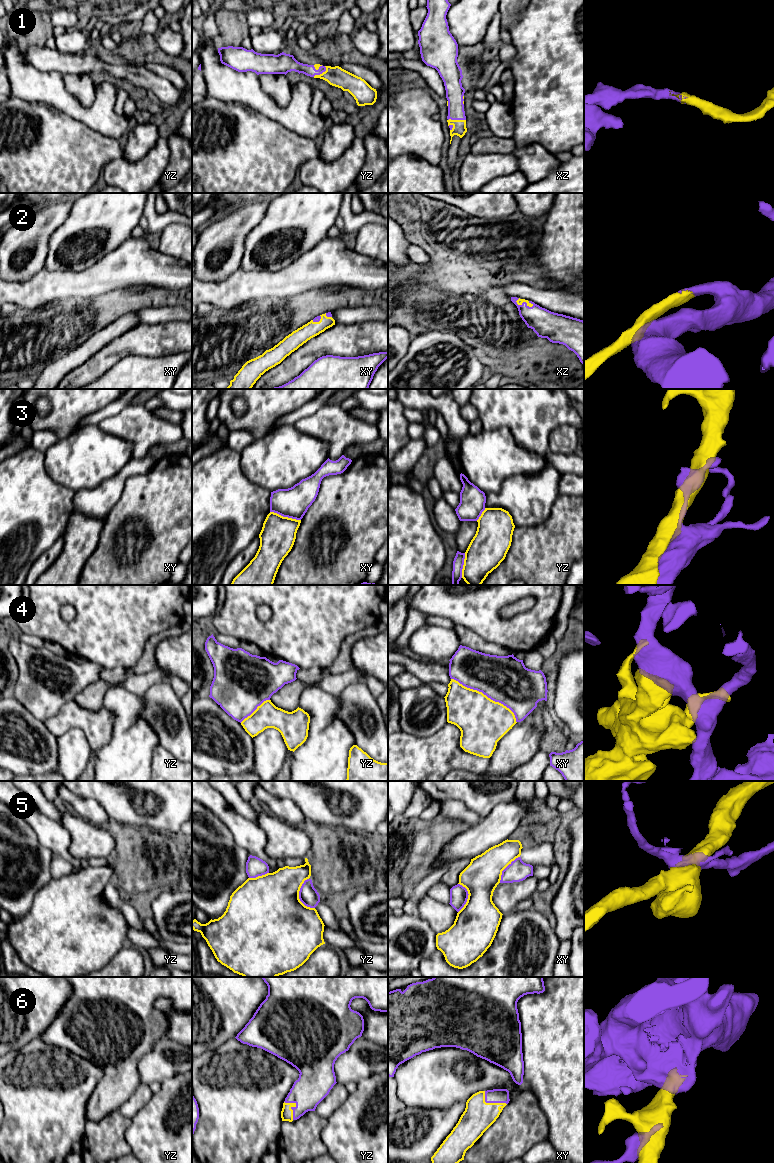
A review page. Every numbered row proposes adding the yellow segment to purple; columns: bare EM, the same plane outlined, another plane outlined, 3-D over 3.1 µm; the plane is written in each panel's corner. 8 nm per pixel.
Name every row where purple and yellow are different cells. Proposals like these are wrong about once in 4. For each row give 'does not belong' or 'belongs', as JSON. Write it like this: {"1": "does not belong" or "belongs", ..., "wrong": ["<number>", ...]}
{"1": "belongs", "2": "belongs", "3": "does not belong", "4": "belongs", "5": "does not belong", "6": "belongs", "wrong": ["3", "5"]}

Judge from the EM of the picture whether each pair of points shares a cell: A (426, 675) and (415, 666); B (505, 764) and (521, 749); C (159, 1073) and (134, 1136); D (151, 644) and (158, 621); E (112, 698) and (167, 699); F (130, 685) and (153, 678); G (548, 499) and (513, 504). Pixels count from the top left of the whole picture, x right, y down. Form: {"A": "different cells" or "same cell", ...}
{"A": "same cell", "B": "same cell", "C": "different cells", "D": "different cells", "E": "different cells", "F": "same cell", "G": "same cell"}

